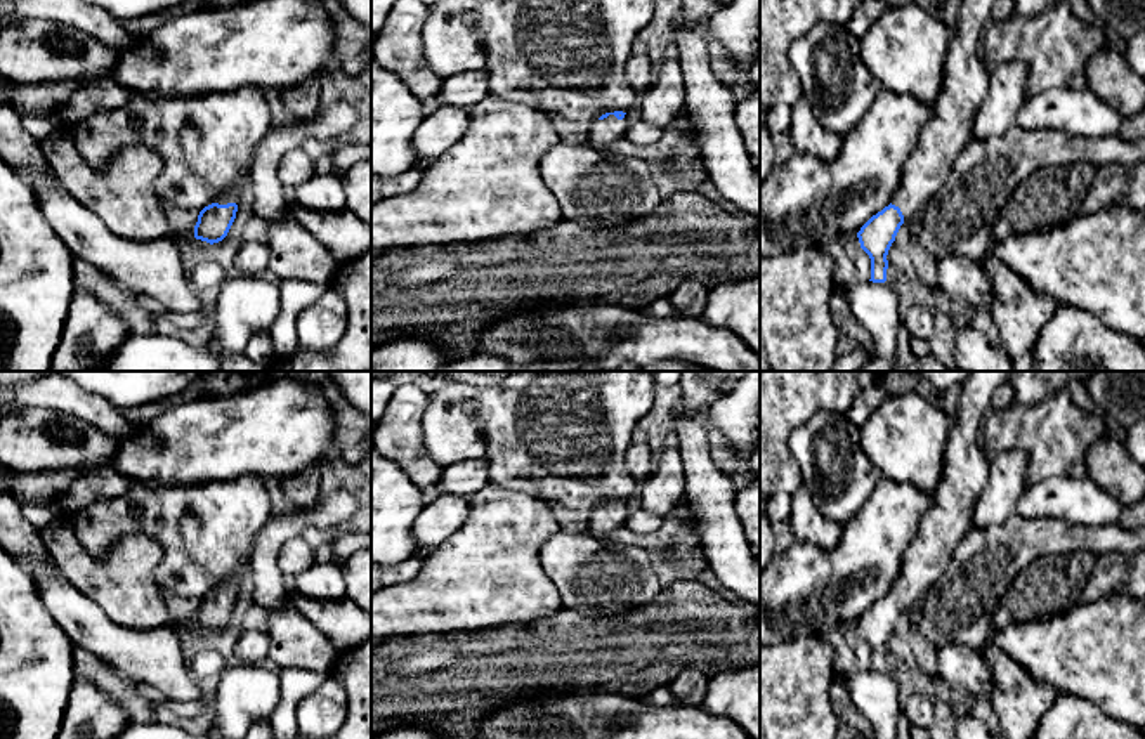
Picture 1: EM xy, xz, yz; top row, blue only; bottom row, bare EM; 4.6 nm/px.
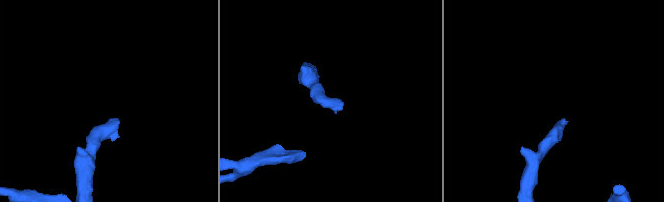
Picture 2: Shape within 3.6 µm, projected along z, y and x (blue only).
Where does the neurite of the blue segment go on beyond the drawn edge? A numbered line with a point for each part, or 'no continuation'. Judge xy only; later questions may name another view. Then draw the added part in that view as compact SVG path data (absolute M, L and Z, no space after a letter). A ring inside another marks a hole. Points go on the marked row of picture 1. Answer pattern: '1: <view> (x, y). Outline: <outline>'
1: xy (233, 196). Outline: M243 179L238 187L234 187L229 193L220 194L213 203L219 203L219 205L236 203L238 205L239 199L243 198L246 186L250 186L250 179Z

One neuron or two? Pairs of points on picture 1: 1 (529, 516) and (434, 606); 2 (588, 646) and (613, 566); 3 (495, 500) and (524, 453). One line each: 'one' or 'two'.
1: one
2: two
3: two

